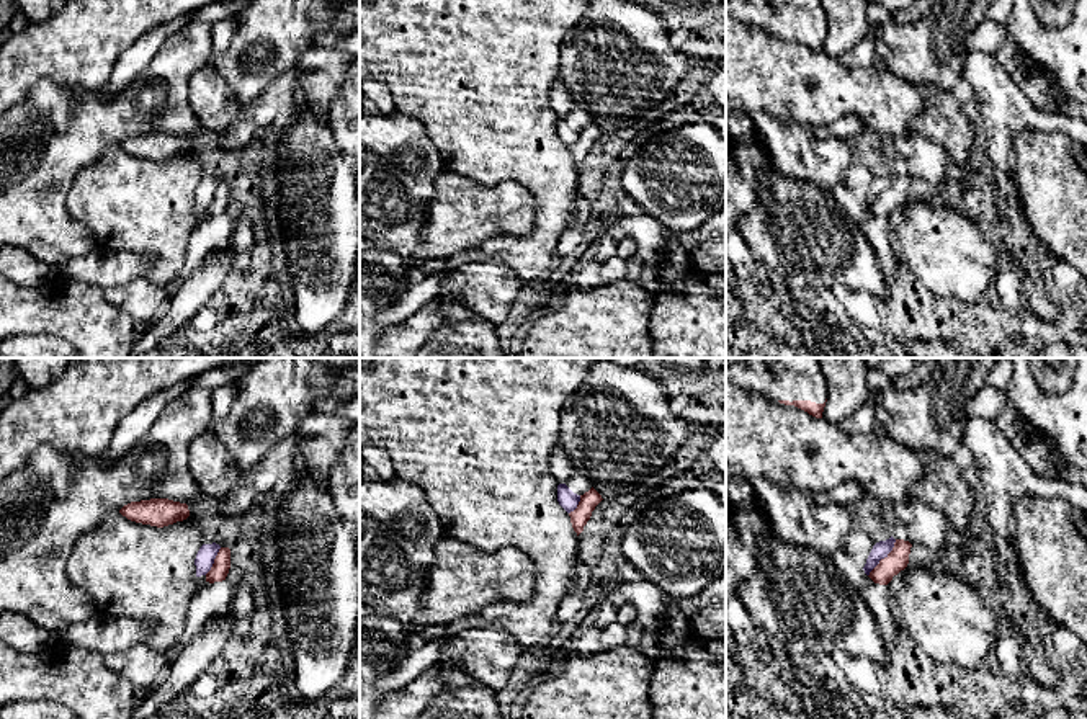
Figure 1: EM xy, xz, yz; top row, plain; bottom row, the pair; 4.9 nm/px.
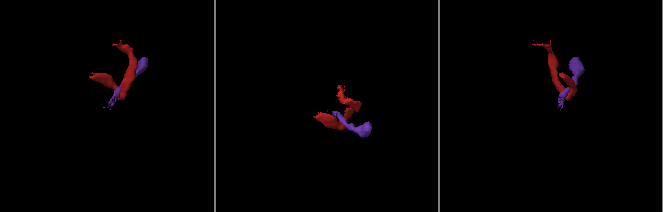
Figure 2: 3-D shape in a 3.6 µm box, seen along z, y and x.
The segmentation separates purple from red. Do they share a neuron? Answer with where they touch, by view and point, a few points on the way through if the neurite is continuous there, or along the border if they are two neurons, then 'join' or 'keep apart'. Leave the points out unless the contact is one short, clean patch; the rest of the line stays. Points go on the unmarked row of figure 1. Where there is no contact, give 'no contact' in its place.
yz (883, 192) | along yz (896, 174), (894, 180), (868, 209) | keep apart

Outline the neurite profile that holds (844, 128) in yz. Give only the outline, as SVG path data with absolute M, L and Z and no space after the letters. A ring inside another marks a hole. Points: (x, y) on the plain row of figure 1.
M840 116L829 124L817 124L814 131L816 131L816 137L821 141L827 137L837 137L840 141L848 141L850 137L863 132L865 126L855 116Z

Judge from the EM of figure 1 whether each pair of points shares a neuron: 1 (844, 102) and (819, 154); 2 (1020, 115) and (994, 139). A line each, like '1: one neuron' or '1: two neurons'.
1: two neurons
2: one neuron

